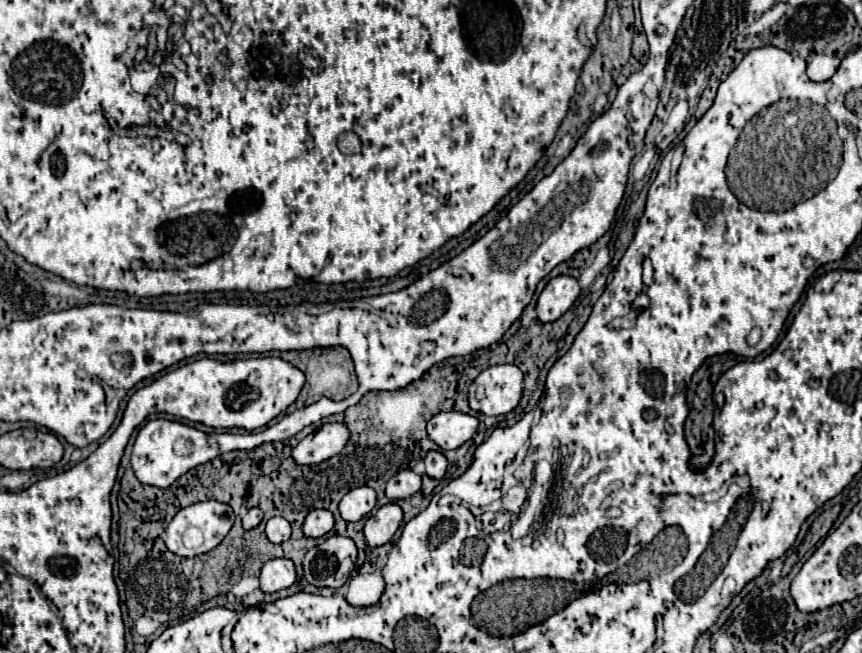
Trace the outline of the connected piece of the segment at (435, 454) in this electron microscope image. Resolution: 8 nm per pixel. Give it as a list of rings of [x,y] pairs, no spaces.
[[[429,451],[423,461],[425,461],[425,467],[427,467],[427,475],[429,475],[429,477],[441,479],[441,477],[445,475],[445,471],[447,471],[447,459],[445,459],[443,453],[439,453],[439,451]]]

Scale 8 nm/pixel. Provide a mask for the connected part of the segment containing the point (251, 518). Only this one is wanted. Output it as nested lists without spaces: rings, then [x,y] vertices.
[[[251,507],[245,515],[243,515],[243,529],[253,529],[261,523],[263,519],[263,511],[259,507]]]

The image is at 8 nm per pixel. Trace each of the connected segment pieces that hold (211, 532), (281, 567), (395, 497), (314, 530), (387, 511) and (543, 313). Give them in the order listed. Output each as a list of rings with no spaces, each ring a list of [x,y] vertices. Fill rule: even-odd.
[[[203,501],[203,503],[189,505],[181,509],[167,525],[165,545],[175,555],[197,557],[217,547],[233,527],[233,521],[235,521],[233,509],[221,501]],[[189,529],[201,531],[203,539],[199,545],[193,545],[193,547],[185,545],[183,533],[187,533]]]
[[[275,557],[265,561],[261,569],[261,591],[275,593],[295,583],[295,565],[287,557]]]
[[[403,469],[387,481],[387,491],[385,493],[391,501],[399,501],[399,499],[411,497],[419,489],[421,489],[421,477],[417,473],[413,473],[411,469]]]
[[[315,509],[307,513],[307,519],[303,521],[303,533],[307,537],[323,537],[333,529],[333,515],[327,509]]]
[[[389,503],[389,505],[383,505],[381,509],[377,509],[377,513],[373,513],[365,521],[363,531],[365,531],[367,545],[371,545],[371,547],[385,545],[395,535],[401,521],[403,521],[403,509],[397,503]]]
[[[559,275],[553,277],[537,299],[537,317],[541,323],[557,321],[579,297],[581,289],[575,277]]]

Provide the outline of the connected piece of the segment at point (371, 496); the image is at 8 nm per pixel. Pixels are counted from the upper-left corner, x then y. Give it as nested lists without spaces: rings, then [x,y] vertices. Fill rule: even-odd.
[[[371,487],[351,489],[339,503],[341,517],[345,521],[359,521],[373,511],[375,501],[377,501],[377,497],[375,497],[375,491]]]

